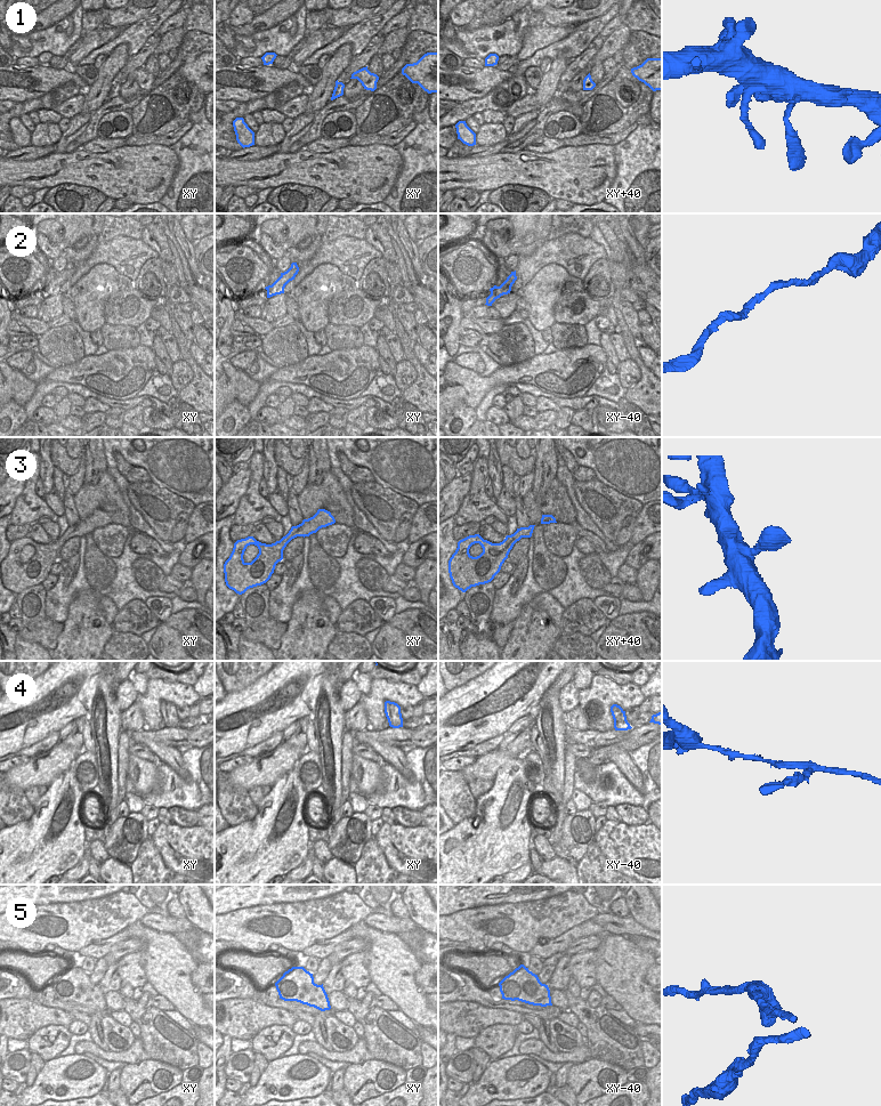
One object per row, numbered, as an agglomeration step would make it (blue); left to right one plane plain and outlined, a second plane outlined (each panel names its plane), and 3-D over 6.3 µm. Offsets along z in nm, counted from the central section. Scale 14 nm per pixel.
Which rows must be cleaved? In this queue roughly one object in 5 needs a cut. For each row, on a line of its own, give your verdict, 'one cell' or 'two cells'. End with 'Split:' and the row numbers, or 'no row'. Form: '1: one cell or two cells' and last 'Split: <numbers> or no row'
1: one cell
2: one cell
3: one cell
4: two cells
5: one cell
Split: 4

